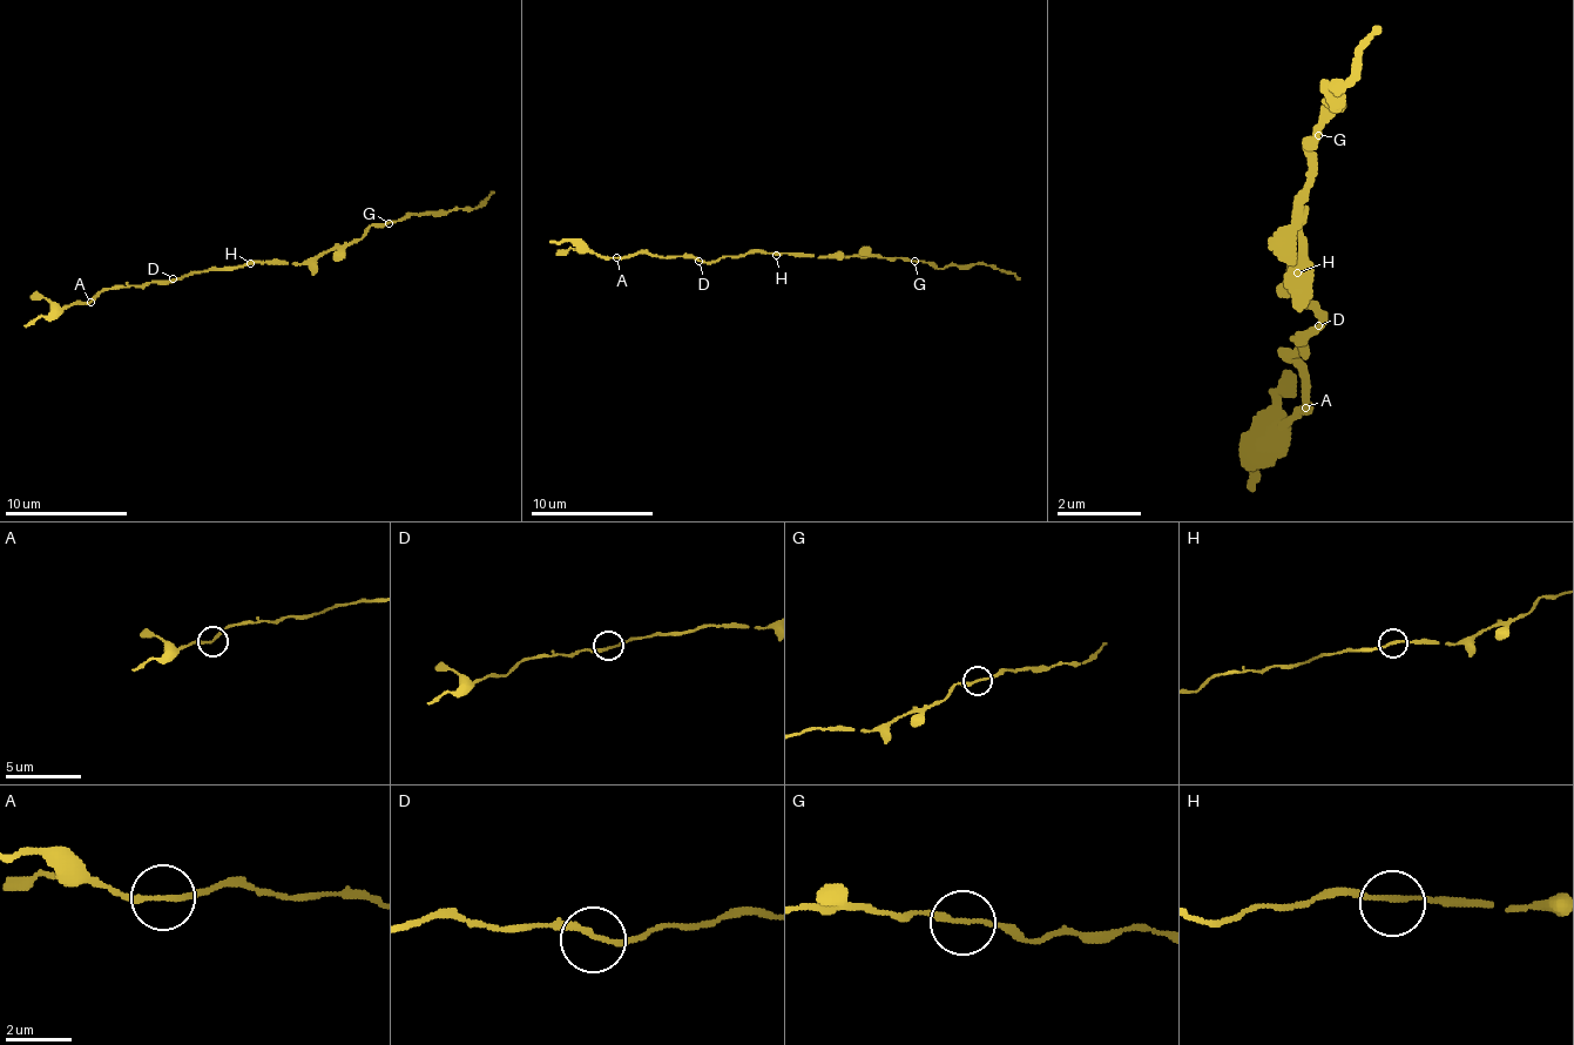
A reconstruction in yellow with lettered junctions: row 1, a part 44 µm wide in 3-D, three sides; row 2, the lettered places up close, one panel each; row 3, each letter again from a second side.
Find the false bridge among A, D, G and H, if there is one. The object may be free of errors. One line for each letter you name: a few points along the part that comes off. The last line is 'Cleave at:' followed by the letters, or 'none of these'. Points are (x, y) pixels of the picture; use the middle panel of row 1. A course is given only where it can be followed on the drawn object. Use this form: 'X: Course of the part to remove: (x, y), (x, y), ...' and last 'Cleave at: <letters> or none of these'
Cleave at: none of these

